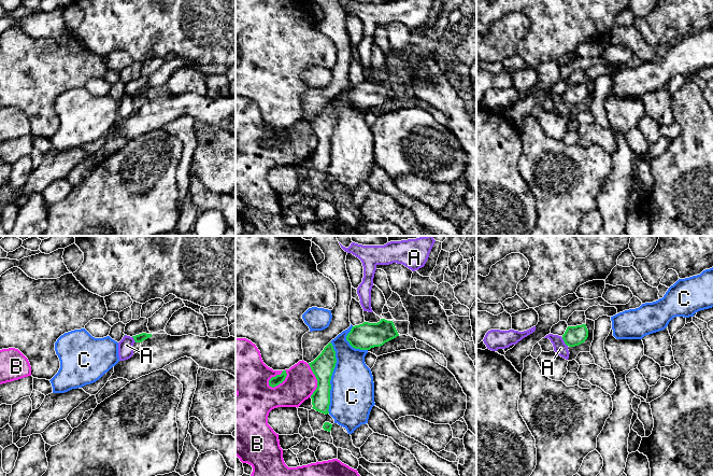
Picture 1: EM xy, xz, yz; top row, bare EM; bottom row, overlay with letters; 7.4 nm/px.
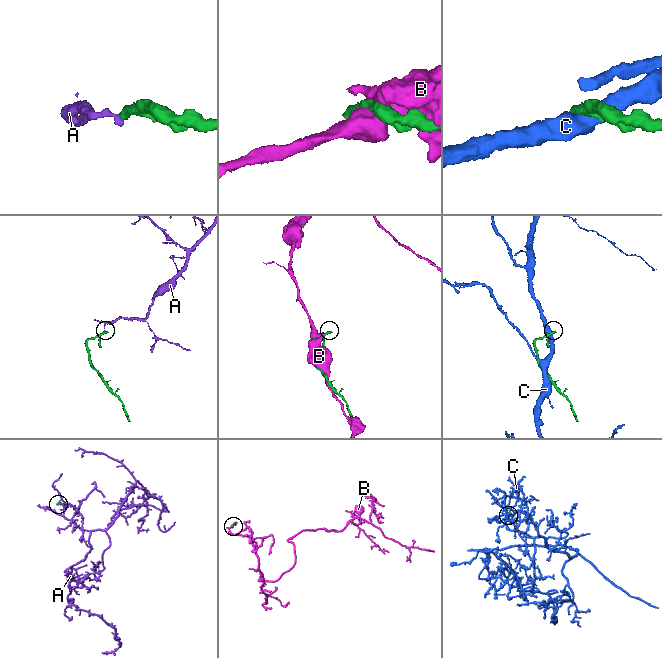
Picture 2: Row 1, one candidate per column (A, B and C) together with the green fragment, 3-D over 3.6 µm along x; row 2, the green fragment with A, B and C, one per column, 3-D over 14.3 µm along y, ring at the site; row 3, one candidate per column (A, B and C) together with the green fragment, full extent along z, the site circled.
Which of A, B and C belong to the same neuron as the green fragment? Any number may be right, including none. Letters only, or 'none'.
none

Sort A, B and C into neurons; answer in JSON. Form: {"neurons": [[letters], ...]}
{"neurons": [["A"], ["B"], ["C"]]}

